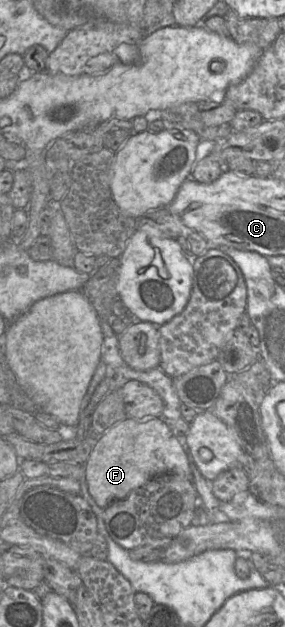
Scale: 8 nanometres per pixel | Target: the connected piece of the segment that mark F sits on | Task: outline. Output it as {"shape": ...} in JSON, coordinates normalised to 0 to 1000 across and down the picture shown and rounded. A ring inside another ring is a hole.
{"shape":[[[442,665],[400,676],[347,695],[298,751],[312,786],[365,812],[561,756],[611,754],[674,766],[656,724],[572,665]]]}

